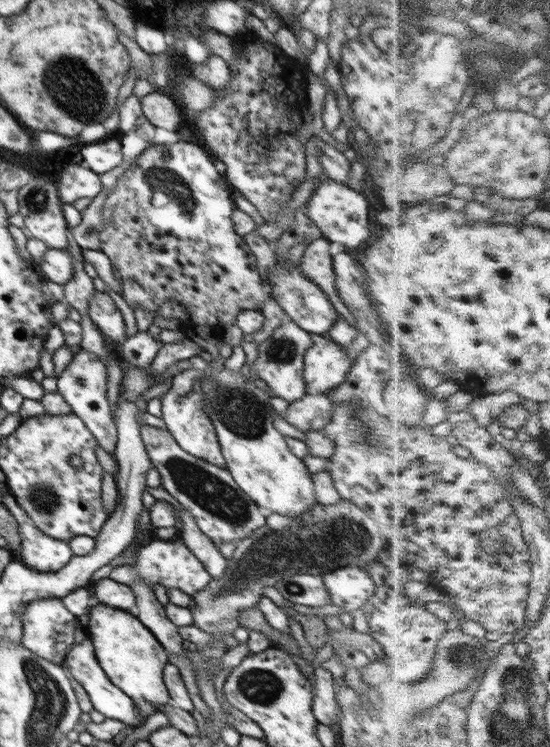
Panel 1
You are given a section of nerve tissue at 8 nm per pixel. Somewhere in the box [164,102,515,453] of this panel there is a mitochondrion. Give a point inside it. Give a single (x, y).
(238, 409)

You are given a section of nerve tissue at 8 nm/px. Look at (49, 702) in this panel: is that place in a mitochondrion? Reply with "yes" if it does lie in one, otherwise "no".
yes

